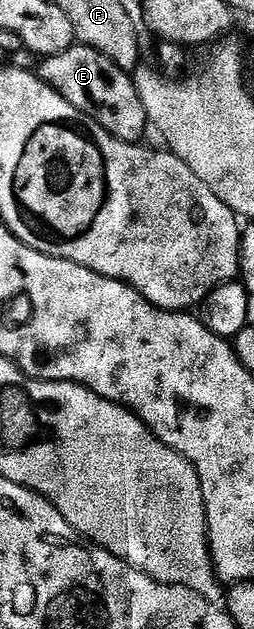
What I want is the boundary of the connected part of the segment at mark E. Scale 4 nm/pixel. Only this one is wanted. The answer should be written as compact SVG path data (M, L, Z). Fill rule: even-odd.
M75 43L68 51L45 58L41 65L42 80L50 82L51 87L61 97L72 103L72 107L76 107L88 117L93 117L112 136L119 137L122 141L138 143L143 140L142 128L147 128L148 125L144 103L140 103L134 77L121 70L112 59L84 44Z

